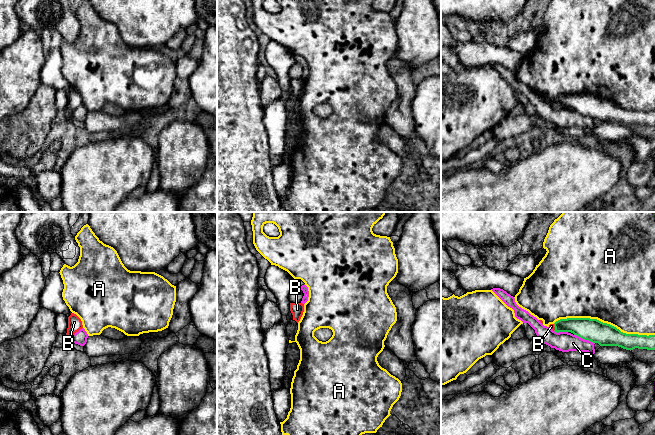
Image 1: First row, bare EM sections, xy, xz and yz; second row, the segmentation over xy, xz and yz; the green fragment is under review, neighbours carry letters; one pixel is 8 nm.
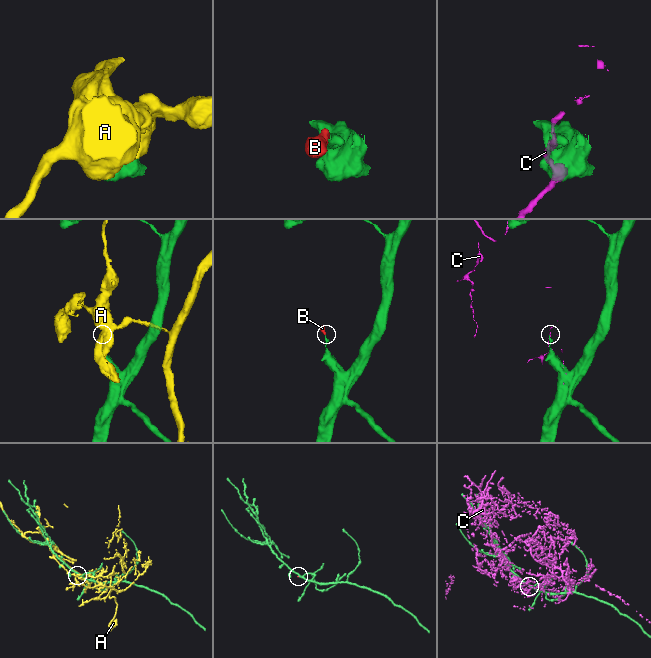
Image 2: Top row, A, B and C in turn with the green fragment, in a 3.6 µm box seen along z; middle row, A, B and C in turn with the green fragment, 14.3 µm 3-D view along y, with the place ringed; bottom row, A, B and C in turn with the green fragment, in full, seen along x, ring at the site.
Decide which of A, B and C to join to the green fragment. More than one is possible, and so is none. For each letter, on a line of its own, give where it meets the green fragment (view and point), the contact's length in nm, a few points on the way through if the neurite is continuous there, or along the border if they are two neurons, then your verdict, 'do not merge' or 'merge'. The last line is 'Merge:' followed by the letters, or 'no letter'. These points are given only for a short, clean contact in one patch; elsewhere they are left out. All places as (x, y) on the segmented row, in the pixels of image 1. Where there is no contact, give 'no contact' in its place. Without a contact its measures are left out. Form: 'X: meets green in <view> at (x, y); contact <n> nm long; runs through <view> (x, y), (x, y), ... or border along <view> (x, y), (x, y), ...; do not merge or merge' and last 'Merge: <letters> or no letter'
A: meets green in yz at (604, 323); contact 800 nm long; do not merge
B: meets green in yz at (554, 326); contact 60 nm long; runs through yz (585, 328), (579, 326), (554, 326), (551, 326); merge
C: meets green in yz at (584, 339); contact 180 nm long; do not merge
Merge: B

